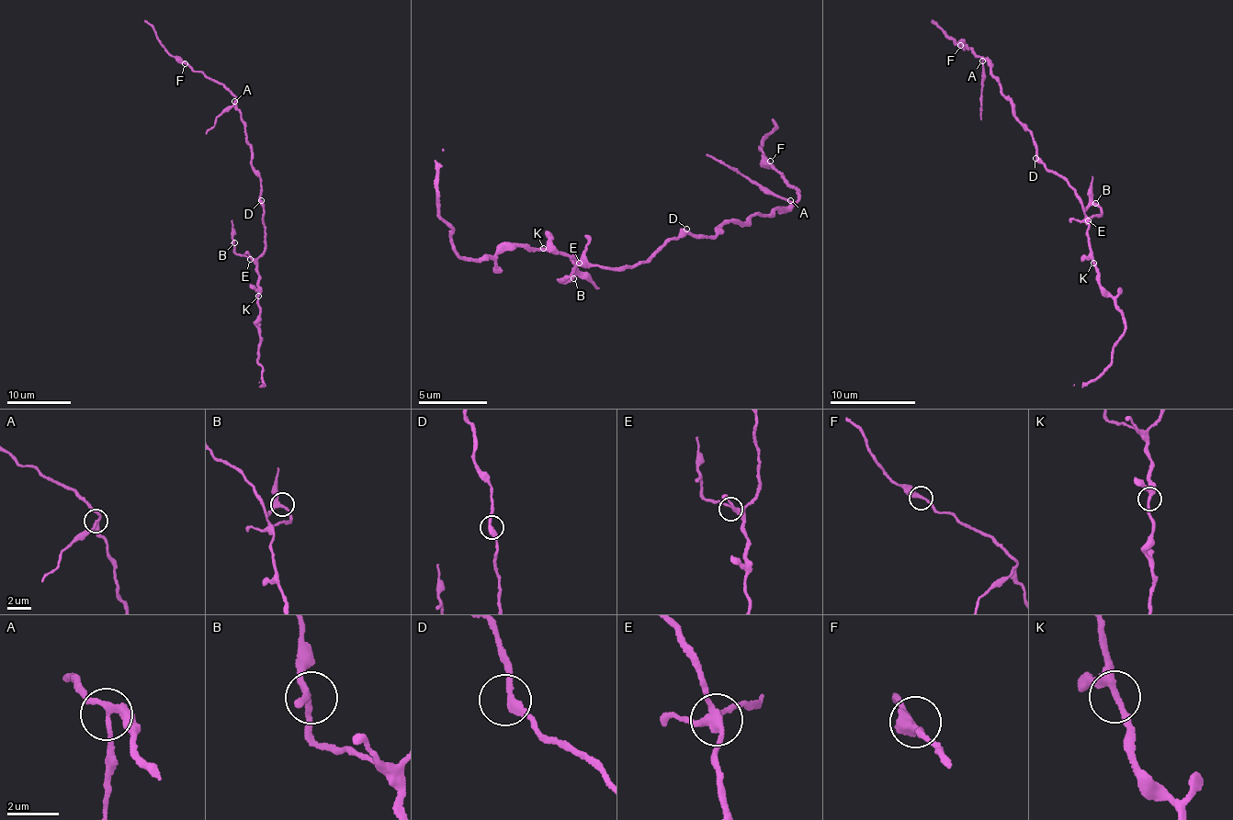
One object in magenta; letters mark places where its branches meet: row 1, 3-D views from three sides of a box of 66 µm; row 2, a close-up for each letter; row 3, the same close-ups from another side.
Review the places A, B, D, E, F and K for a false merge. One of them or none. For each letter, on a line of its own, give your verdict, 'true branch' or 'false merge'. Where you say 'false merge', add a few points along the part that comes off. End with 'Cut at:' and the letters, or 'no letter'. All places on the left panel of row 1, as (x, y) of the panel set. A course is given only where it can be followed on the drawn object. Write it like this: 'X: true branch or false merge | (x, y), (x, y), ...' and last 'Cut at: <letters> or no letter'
A: false merge | (235, 100), (231, 108), (216, 118), (214, 127), (206, 134)
B: true branch
D: true branch
E: true branch
F: true branch
K: true branch
Cut at: A

